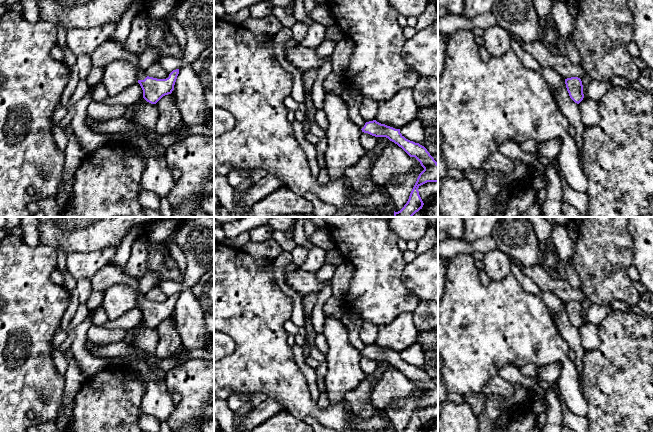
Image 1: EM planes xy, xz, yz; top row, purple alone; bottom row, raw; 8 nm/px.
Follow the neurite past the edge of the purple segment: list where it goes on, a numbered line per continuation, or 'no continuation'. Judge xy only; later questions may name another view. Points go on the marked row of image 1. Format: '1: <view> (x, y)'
1: xy (107, 52)

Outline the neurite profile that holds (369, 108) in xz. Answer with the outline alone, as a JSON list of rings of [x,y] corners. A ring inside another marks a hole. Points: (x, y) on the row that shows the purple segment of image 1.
[[[364,98],[360,105],[360,113],[366,122],[375,120],[378,113],[378,102]]]

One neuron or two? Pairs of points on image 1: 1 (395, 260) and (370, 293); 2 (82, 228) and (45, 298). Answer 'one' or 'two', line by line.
1: one
2: two

